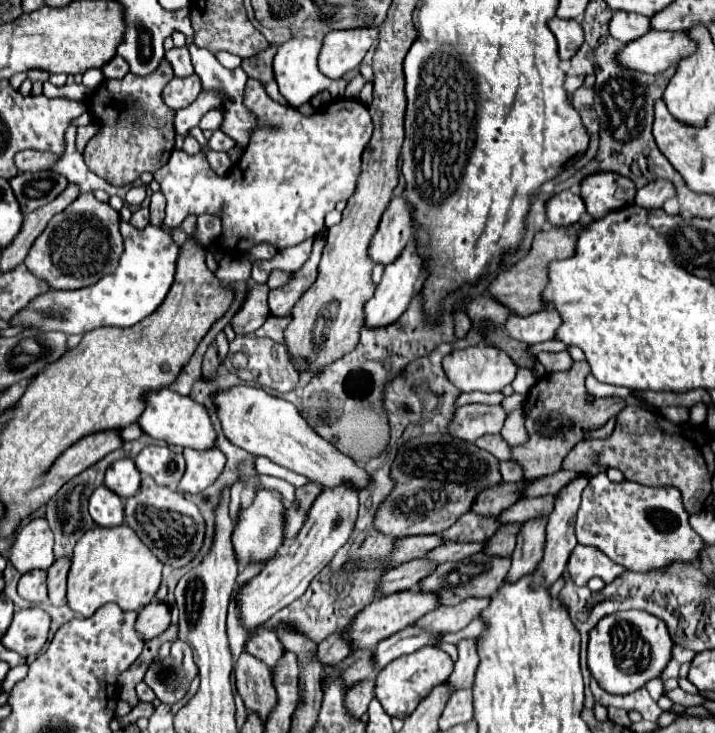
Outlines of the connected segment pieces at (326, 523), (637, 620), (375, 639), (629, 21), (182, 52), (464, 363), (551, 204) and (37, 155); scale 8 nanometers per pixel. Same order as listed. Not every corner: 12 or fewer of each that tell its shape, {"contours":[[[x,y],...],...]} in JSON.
{"contours":[[[321,491],[295,541],[237,593],[253,631],[347,543],[359,499]],[[647,611],[603,617],[589,671],[627,695],[663,673],[673,641]],[[399,591],[357,613],[345,639],[371,649],[439,607],[429,591]],[[613,13],[611,35],[631,43],[651,31],[651,19]],[[187,47],[165,53],[175,77],[193,75]],[[467,347],[443,359],[461,391],[503,391],[517,363],[495,347]],[[571,191],[547,201],[553,227],[569,227],[581,219],[585,203]],[[25,149],[15,155],[19,171],[49,171],[55,153]]]}

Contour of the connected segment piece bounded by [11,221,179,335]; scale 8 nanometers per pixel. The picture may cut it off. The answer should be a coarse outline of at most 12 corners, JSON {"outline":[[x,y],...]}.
{"outline":[[121,221],[115,273],[51,289],[11,323],[77,335],[131,327],[163,303],[179,247]]}

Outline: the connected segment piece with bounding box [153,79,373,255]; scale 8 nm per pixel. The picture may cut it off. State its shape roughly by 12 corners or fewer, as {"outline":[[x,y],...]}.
{"outline":[[255,79],[259,129],[223,177],[173,149],[163,225],[215,215],[223,253],[319,237],[357,187],[369,109],[313,115]]}

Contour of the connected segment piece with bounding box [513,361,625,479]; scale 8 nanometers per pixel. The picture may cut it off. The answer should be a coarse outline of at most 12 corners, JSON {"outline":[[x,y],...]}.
{"outline":[[587,361],[539,379],[525,403],[525,479],[559,471],[587,431],[621,413],[585,403]]}

